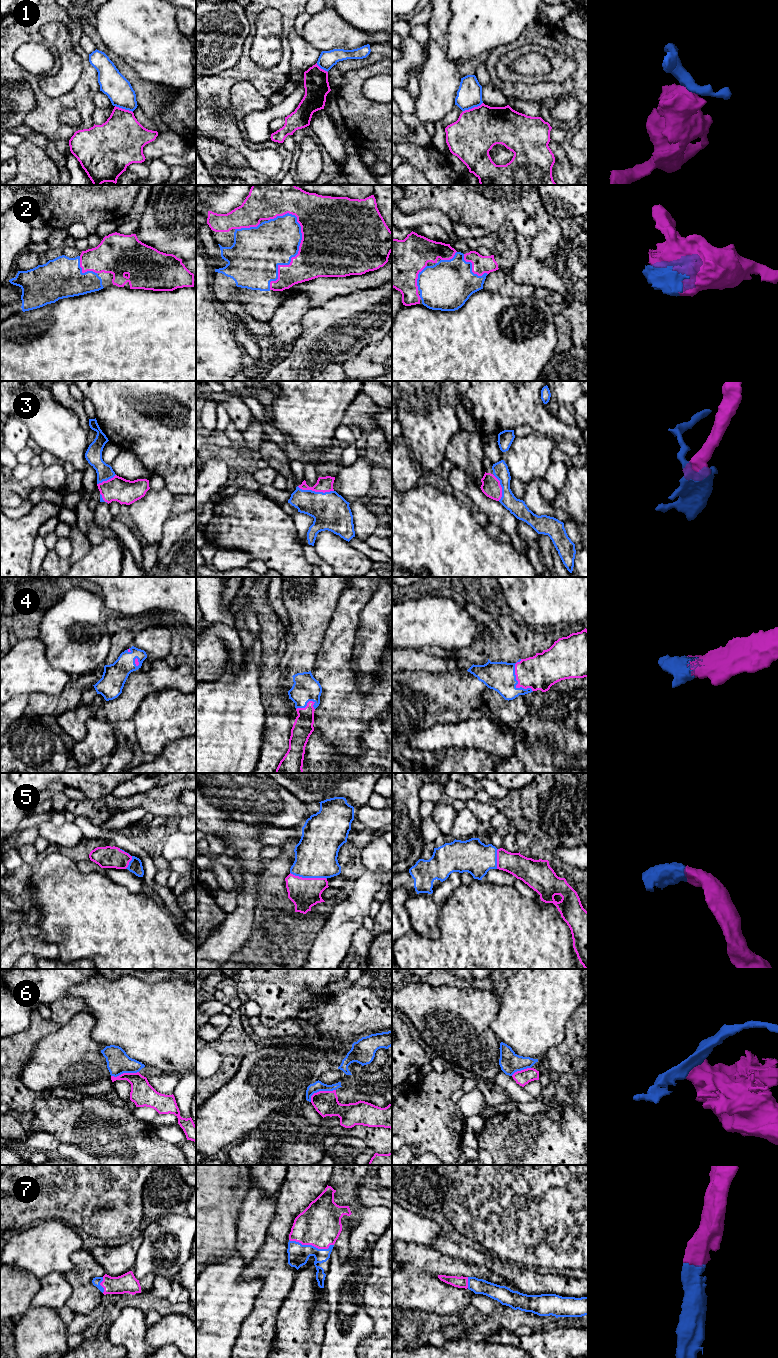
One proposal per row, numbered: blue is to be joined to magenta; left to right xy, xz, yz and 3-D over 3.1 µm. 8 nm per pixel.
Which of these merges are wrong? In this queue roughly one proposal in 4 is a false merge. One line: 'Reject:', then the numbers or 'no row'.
Reject: 1, 6

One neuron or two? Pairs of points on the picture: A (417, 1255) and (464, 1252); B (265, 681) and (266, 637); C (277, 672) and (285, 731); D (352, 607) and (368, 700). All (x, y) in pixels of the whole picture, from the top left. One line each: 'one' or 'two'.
A: two
B: one
C: one
D: one

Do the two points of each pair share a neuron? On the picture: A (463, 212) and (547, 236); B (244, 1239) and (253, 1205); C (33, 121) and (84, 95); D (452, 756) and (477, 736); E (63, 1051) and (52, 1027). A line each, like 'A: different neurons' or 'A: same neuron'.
A: same neuron
B: same neuron
C: same neuron
D: different neurons
E: different neurons

